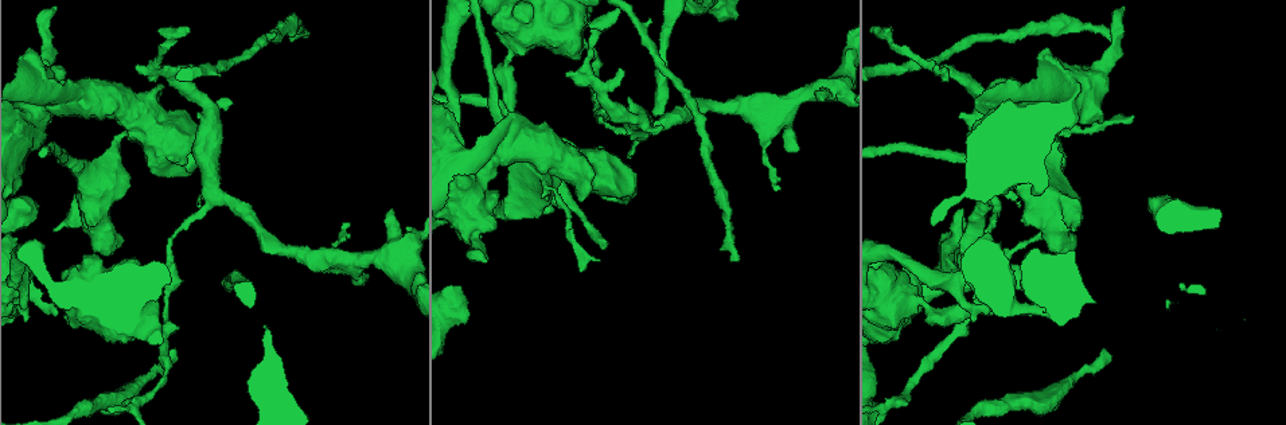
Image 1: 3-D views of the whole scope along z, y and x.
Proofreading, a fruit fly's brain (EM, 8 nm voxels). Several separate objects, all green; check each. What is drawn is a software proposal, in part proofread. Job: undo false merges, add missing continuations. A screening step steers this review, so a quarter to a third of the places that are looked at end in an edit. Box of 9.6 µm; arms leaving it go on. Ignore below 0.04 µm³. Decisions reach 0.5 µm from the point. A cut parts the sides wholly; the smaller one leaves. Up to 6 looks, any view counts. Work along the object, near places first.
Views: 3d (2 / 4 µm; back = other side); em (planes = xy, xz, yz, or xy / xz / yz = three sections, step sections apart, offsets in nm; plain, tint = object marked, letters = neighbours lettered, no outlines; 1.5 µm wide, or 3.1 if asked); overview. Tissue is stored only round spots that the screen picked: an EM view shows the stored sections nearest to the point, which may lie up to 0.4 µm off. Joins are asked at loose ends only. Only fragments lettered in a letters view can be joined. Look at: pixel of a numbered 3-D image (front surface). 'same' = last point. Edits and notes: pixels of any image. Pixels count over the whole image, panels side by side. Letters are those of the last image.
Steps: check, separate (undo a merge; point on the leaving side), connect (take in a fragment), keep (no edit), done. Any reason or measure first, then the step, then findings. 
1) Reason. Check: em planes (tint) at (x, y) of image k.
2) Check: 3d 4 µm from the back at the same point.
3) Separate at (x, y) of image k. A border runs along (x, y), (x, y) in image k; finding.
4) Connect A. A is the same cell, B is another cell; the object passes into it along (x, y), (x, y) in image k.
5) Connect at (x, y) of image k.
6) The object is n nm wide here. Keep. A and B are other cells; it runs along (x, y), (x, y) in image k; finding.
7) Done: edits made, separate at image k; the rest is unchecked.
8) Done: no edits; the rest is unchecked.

An open end. Check: em planes (letters) at (608, 243) of image 1.

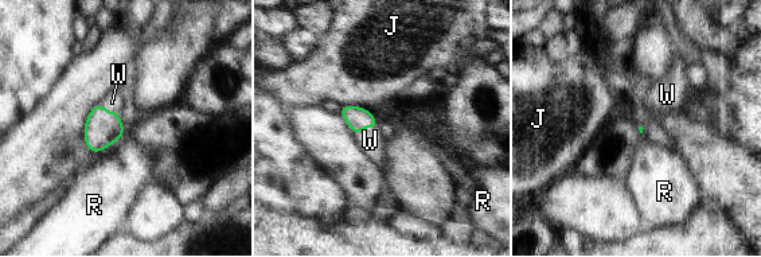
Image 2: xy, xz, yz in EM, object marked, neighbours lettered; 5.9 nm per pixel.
Connect W. W is the same cell, J and R are other cells; the object passes into it along (358, 119), (365, 127), (370, 140) in image 2; the cell continues.

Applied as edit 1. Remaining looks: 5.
Redraw. Check: overview.

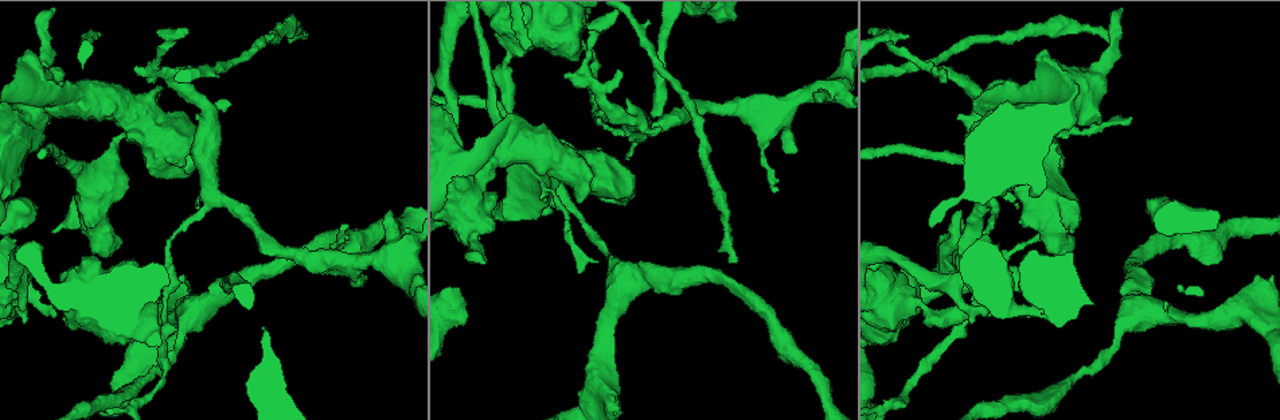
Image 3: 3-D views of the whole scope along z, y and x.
End of a long branch. Check: em planes (plain) at (219, 284) of image 3.

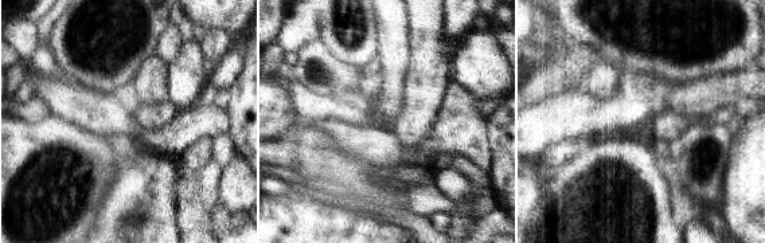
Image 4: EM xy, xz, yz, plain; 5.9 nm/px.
See the neighbours. Check: em planes (letters) at the same point.

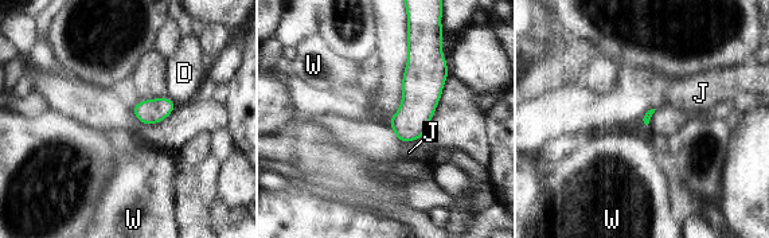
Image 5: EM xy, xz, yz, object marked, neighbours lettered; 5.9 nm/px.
Connect J. J is the same cell, D and W are other cells; the object passes into it along (420, 101), (408, 140), (409, 152) in image 5; it goes on there.

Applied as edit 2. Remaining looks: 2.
Done: edits made, connect at image 2, connect at image 5; the rest is unchecked.

